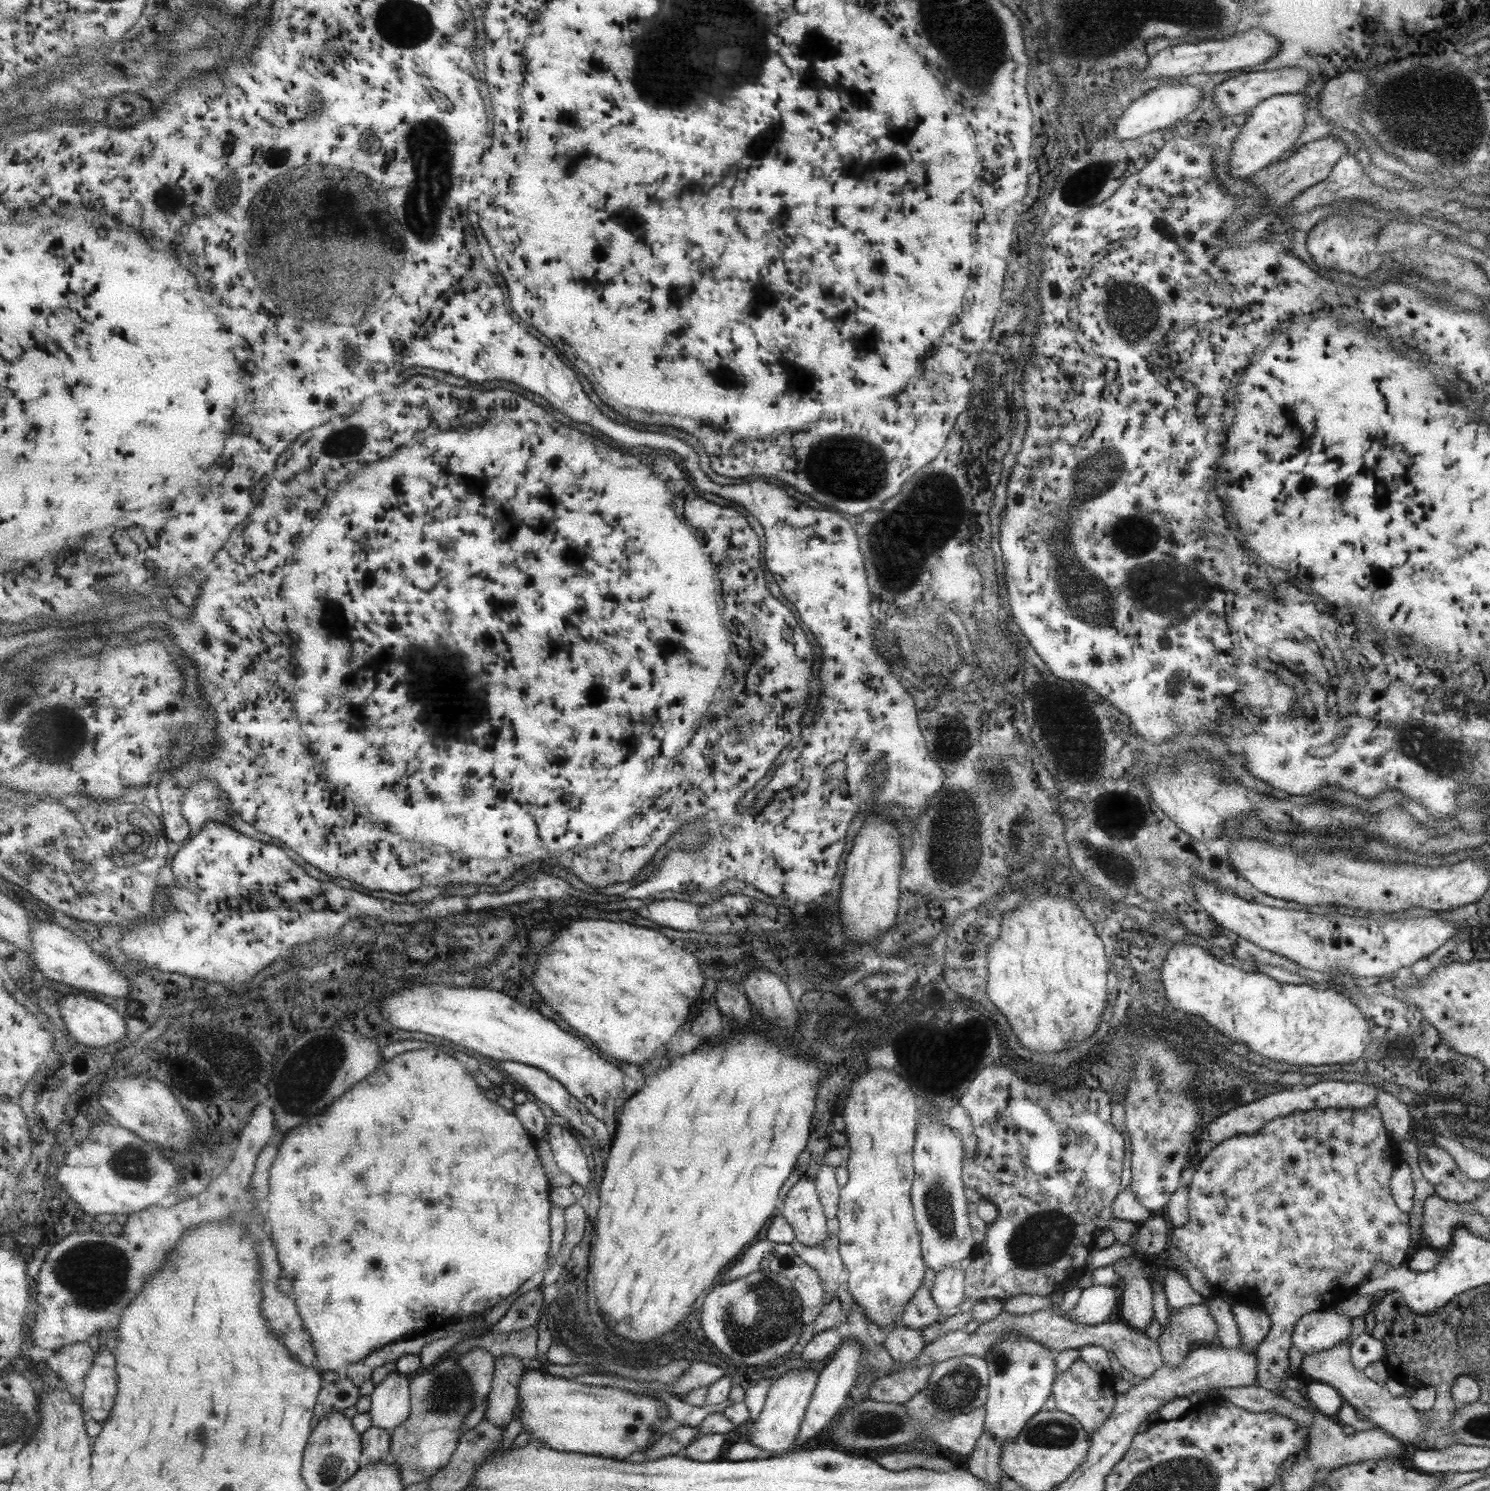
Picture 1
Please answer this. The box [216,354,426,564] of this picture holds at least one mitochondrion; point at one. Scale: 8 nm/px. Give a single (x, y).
(339, 442)

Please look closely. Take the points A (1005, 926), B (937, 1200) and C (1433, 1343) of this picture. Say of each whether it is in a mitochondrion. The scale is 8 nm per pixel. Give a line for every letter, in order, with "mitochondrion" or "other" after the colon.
A: other
B: mitochondrion
C: other

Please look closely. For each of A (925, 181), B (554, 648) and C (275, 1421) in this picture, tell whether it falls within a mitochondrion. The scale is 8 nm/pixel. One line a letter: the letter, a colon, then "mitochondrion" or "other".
A: other
B: other
C: other

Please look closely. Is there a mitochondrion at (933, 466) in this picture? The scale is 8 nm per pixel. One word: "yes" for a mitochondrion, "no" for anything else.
no

